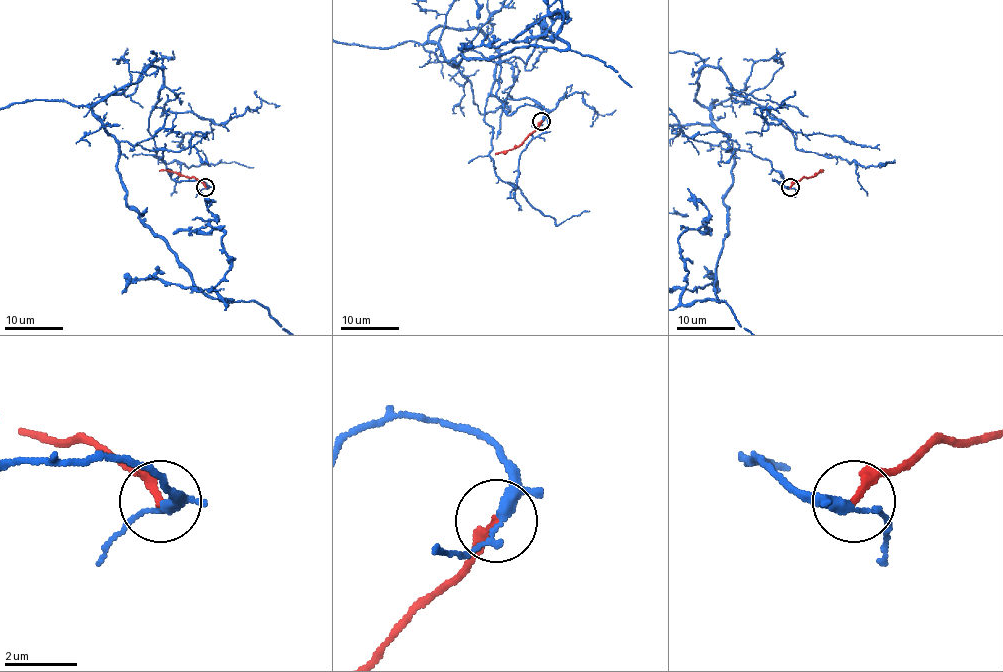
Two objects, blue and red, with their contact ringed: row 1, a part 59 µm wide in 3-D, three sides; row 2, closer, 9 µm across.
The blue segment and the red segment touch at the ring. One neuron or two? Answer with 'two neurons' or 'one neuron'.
two neurons

